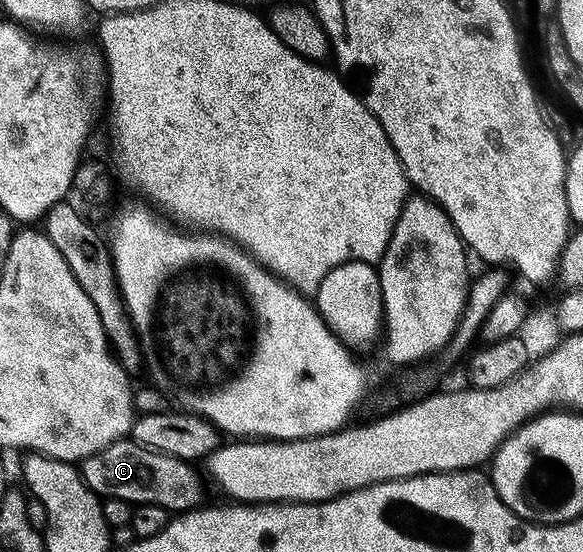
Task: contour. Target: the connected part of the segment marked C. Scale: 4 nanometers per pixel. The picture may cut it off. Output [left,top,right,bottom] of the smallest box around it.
[82,438,204,514]

